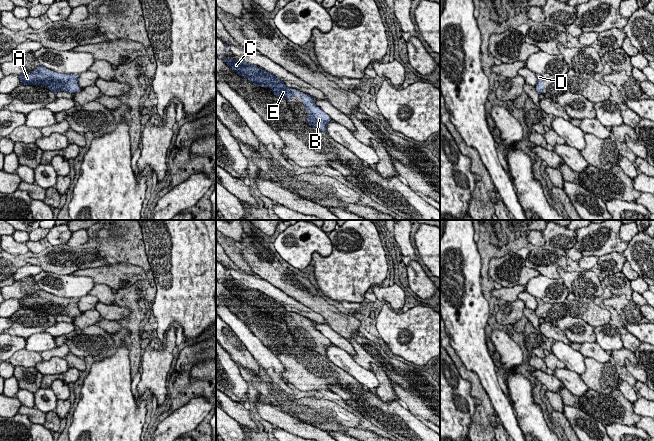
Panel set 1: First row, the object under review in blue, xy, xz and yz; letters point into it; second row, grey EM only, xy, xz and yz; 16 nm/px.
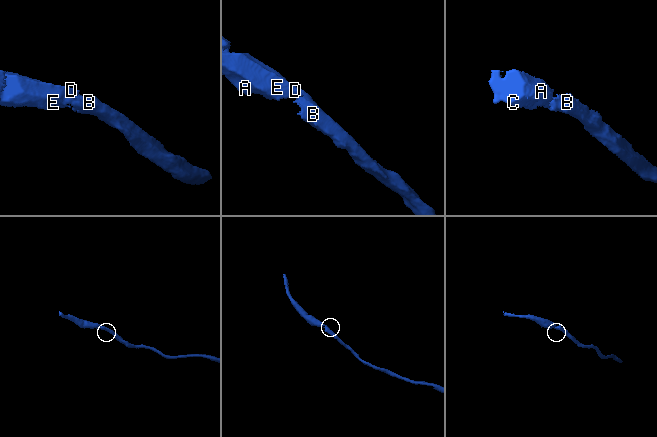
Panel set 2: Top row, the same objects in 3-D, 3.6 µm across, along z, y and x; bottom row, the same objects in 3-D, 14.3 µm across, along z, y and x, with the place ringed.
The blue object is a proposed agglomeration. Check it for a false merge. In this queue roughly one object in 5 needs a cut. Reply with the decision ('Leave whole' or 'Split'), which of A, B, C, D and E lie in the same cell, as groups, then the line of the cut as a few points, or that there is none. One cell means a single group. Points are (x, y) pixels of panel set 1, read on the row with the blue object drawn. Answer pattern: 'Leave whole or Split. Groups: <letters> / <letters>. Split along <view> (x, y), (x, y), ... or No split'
Leave whole. Groups: A B C D E. No split

